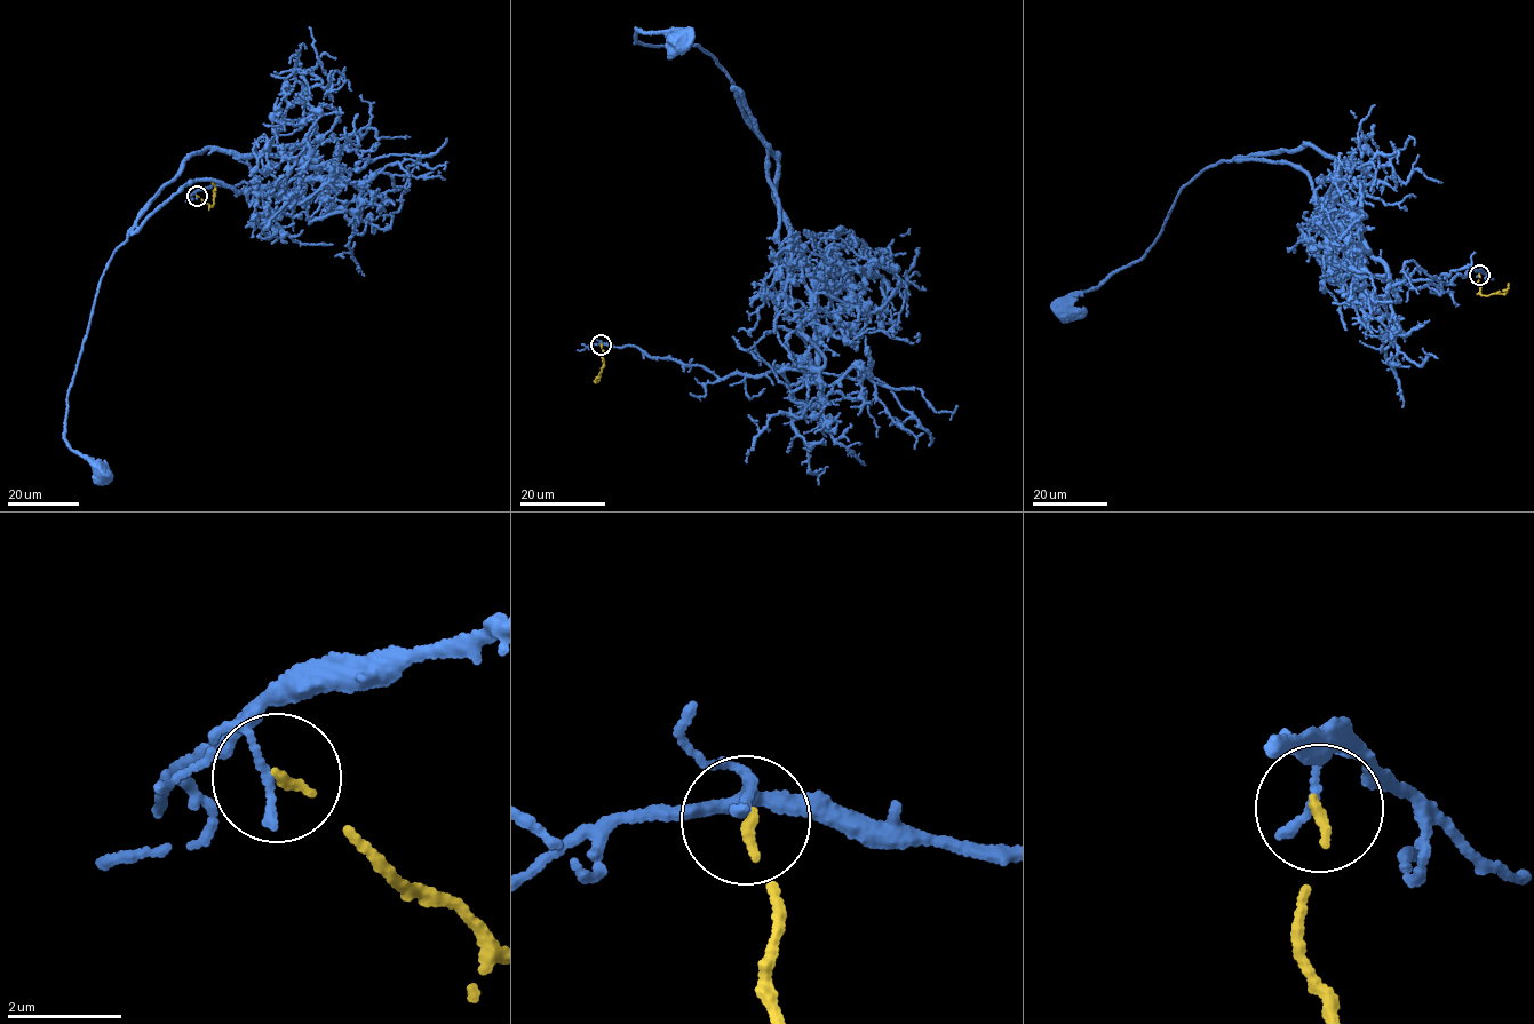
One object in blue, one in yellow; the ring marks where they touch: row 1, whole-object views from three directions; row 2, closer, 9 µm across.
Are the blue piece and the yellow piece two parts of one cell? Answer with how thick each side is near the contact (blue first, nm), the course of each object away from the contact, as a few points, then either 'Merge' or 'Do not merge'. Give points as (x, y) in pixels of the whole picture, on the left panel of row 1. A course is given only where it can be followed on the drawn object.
Thickness 170 nm (blue) against 150 nm. Course of blue: (196, 196), (335, 171), (301, 168), (273, 196), (195, 181), (114, 249), (64, 423), (71, 450), (100, 474). Course of yellow: (197, 195), (211, 206), (214, 204), (212, 182). Do not merge

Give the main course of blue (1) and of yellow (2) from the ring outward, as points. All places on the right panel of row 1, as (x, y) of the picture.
1: (1479, 275), (1395, 284), (1362, 241), (1328, 236), (1303, 171), (1234, 157), (1181, 189), (1144, 255), (1065, 309)
2: (1479, 275), (1480, 294), (1486, 296), (1503, 294), (1508, 283)

